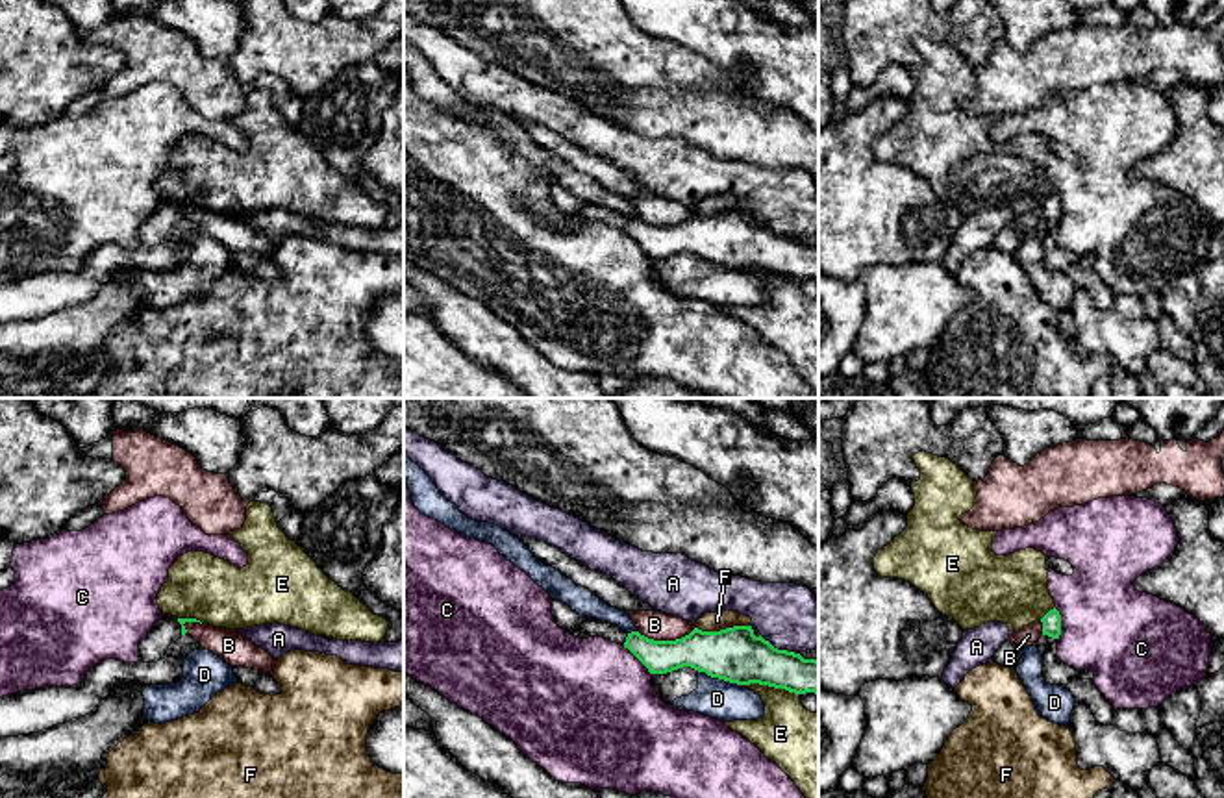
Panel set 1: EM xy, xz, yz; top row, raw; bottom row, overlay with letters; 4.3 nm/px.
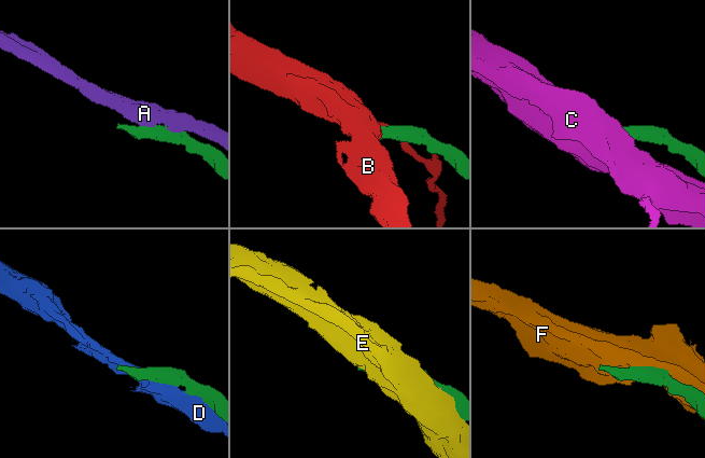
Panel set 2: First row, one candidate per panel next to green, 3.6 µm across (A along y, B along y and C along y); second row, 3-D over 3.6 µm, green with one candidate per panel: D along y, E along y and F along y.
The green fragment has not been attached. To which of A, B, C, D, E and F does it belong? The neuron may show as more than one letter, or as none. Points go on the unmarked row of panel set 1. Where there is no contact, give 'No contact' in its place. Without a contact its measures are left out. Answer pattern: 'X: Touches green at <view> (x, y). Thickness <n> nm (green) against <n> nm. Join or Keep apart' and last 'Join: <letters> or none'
A: Touches green at xz (780, 236). Thickness 240 nm (green) against 280 nm. Keep apart
B: Touches green at xz (665, 226). Thickness 200 nm (green) against 130 nm. Keep apart
C: Touches green at yz (1060, 210). Thickness 80 nm (green) against 400 nm. Keep apart
D: Touches green at xz (721, 263). Thickness 240 nm (green) against 170 nm. Keep apart
E: Touches green at xz (773, 271). Thickness 240 nm (green) against 280 nm. Keep apart
F: Touches green at xz (723, 215). Thickness 240 nm (green) against 90 nm. Keep apart
Join: none

